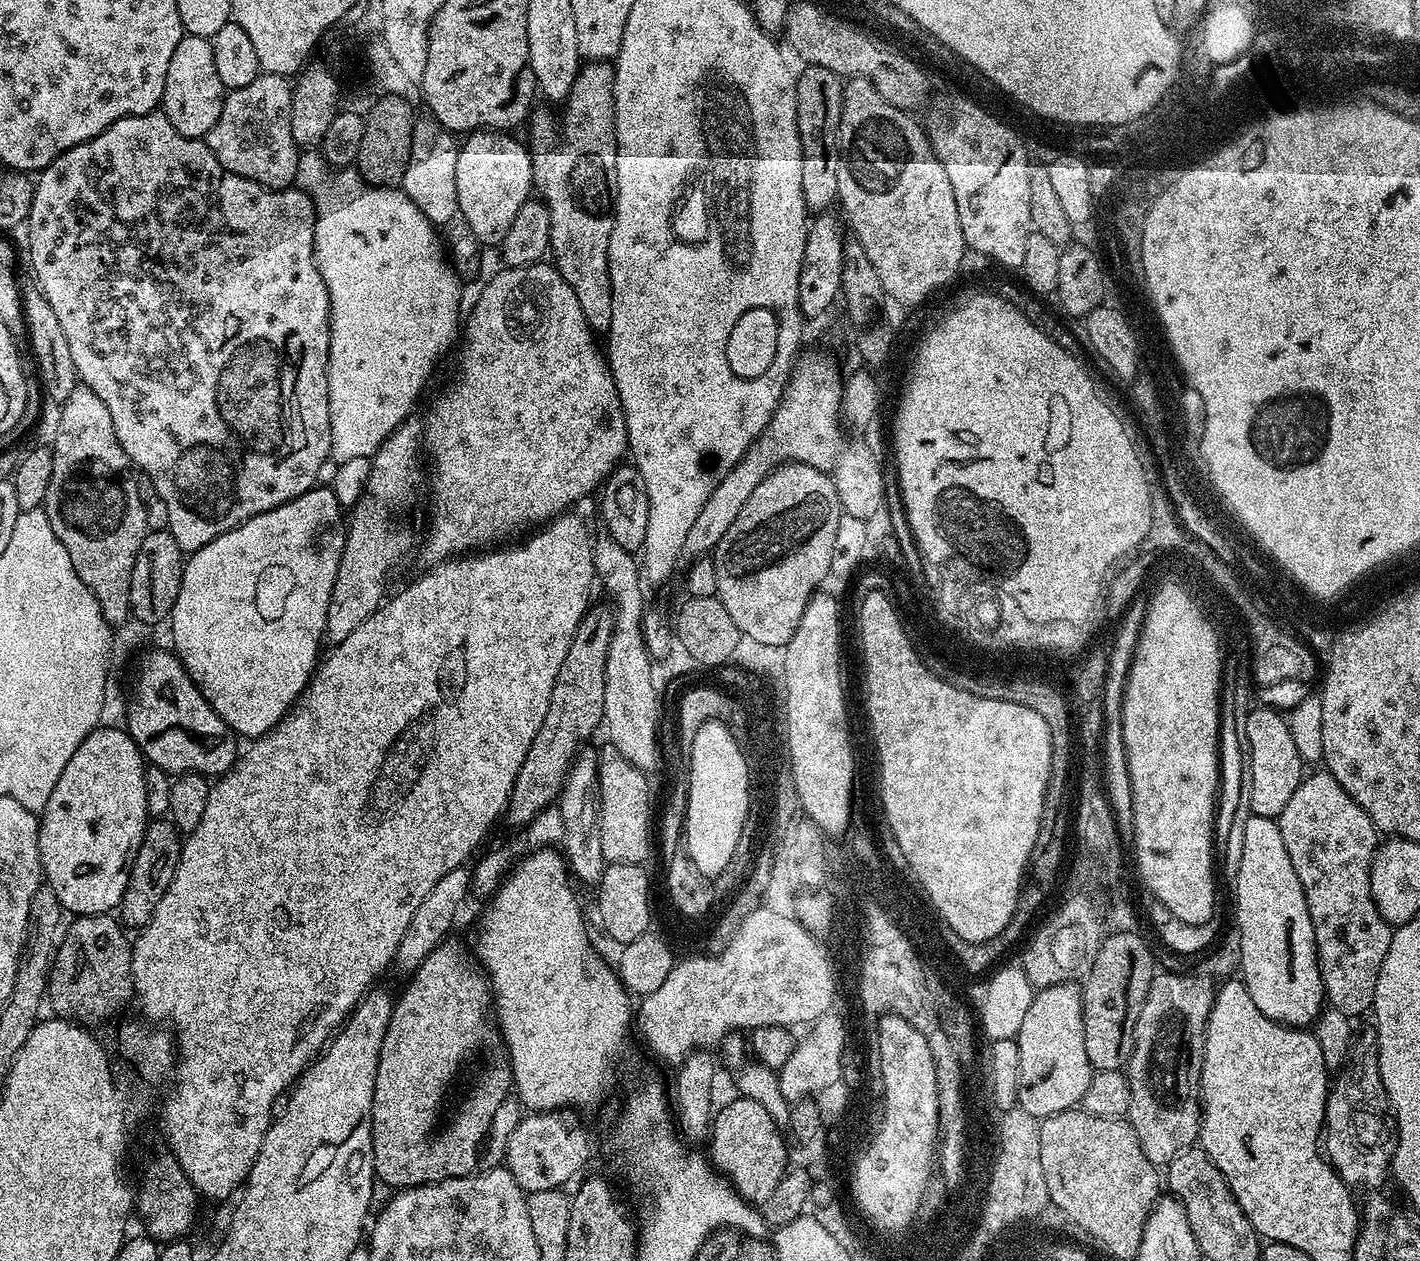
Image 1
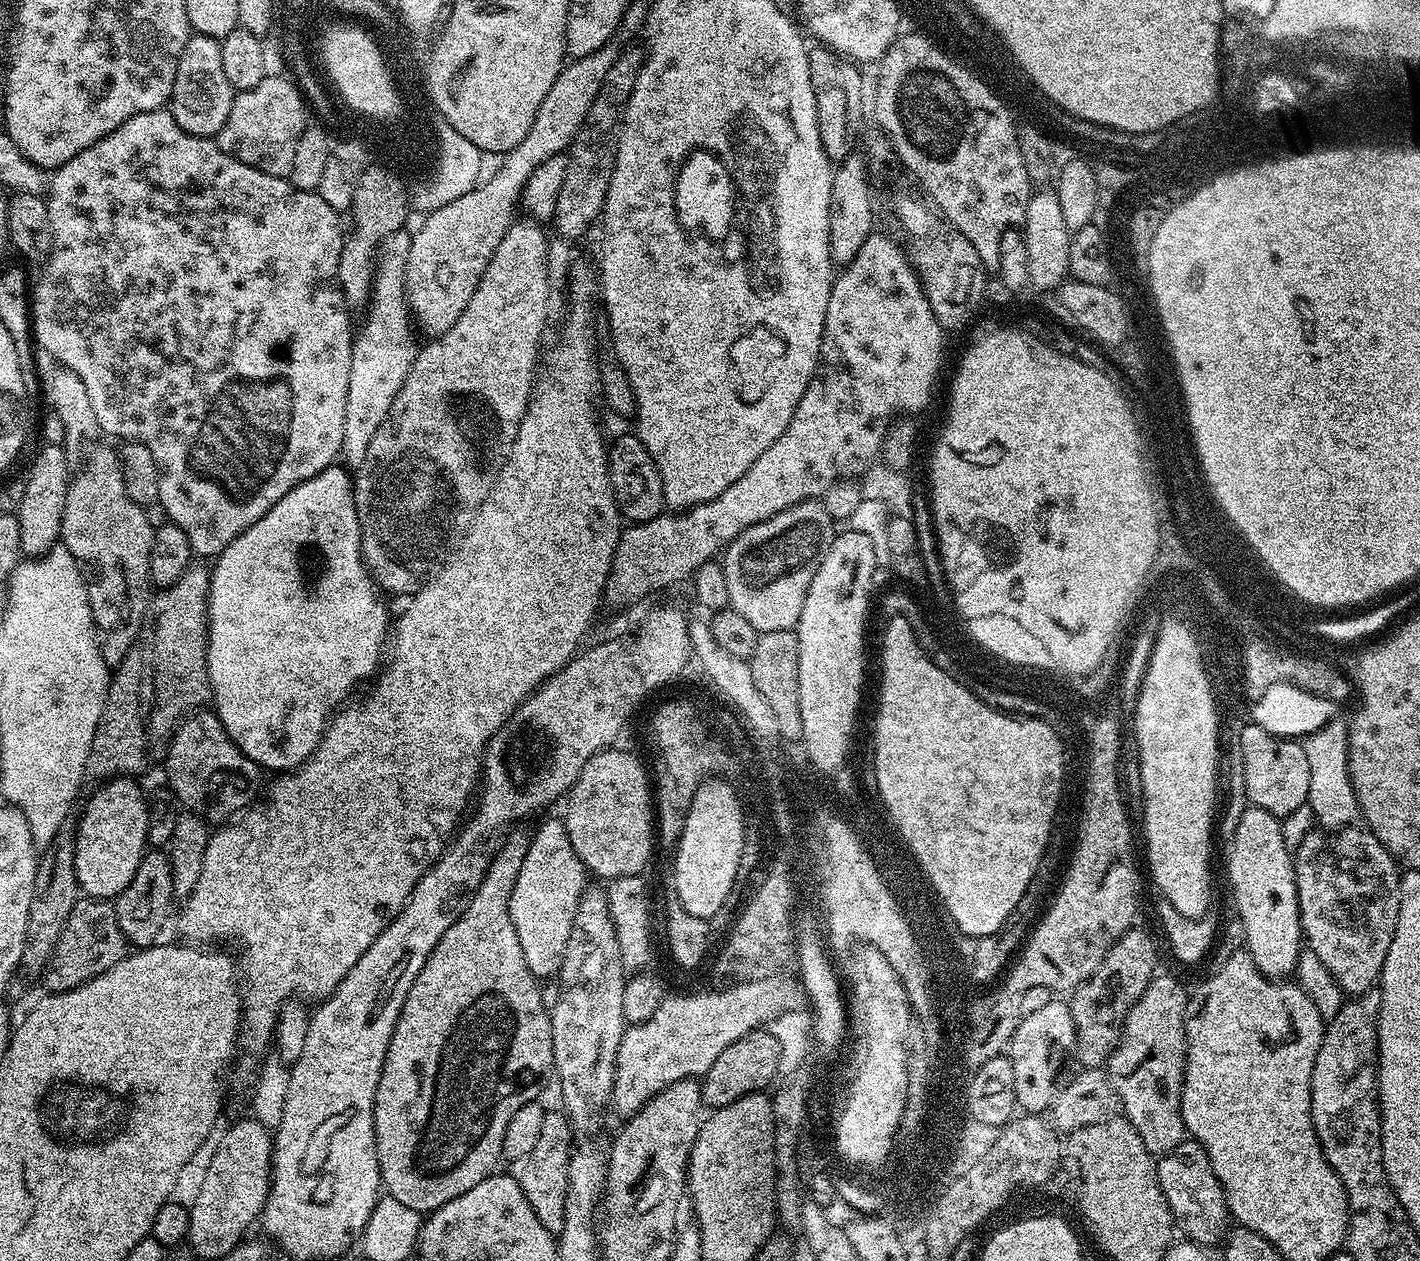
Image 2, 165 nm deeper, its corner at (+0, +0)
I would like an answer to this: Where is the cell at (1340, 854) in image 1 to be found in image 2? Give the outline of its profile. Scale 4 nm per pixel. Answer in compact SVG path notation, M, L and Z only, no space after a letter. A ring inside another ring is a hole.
M1356 827L1341 828L1335 834L1308 832L1294 848L1303 939L1348 998L1363 997L1363 992L1377 987L1386 950L1394 942L1394 926L1398 926L1402 875L1384 843L1367 827Z

